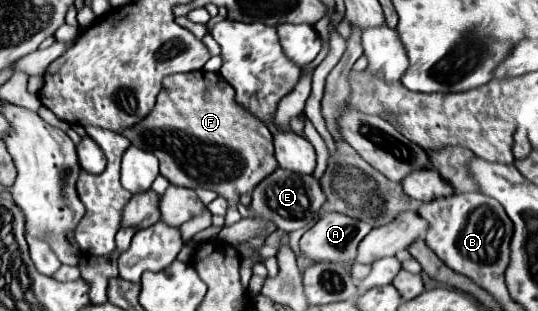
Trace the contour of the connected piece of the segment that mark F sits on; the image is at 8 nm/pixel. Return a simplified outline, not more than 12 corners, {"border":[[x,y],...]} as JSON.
{"border":[[218,72],[166,76],[122,130],[170,184],[228,200],[278,168]]}

